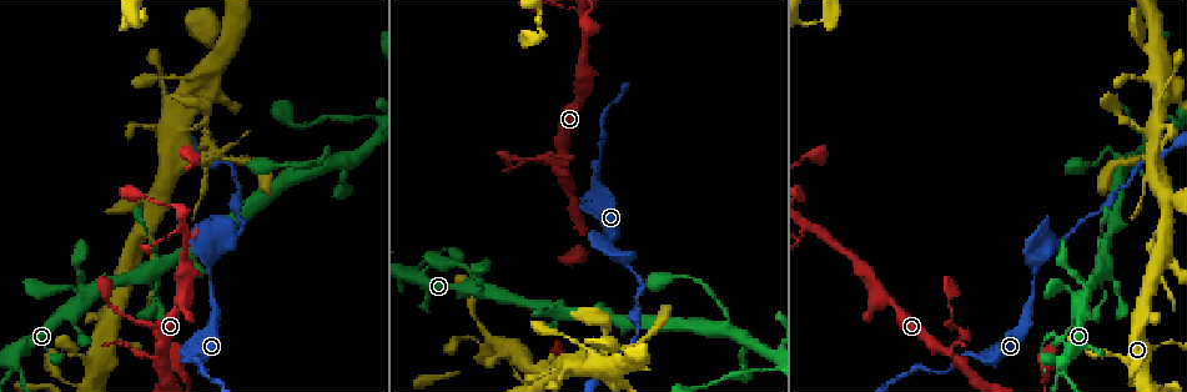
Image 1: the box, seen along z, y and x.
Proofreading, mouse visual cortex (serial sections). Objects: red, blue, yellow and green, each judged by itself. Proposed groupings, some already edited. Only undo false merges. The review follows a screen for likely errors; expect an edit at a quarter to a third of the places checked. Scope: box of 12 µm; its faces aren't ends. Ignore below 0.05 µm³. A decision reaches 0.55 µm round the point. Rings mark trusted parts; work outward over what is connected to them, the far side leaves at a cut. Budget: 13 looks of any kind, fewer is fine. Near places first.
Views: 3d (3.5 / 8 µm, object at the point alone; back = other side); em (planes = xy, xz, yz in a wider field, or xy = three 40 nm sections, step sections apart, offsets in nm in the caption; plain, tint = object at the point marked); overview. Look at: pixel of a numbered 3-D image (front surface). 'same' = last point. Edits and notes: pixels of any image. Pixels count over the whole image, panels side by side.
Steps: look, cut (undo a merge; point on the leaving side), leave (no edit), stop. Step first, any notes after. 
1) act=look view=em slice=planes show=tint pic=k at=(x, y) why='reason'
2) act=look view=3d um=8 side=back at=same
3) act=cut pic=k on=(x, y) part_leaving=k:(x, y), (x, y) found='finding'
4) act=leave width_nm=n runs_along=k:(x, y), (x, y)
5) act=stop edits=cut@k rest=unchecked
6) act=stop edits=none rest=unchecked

act=look view=3d um=3.5 pic=1 at=(10, 363) why='sharp bend'

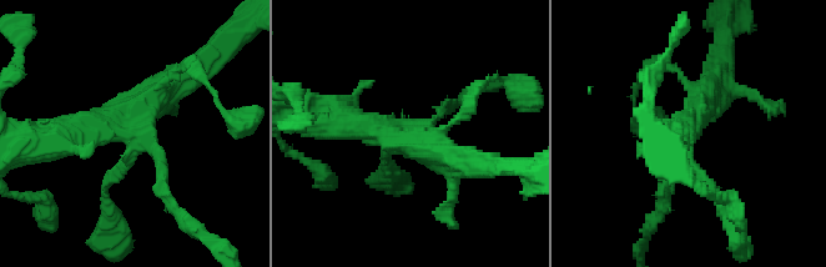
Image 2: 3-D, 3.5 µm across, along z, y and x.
act=leave runs_along=2:(186, 77), (132, 120), (132, 150), (106, 196) found='one cell here'

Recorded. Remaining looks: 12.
act=look view=3d um=3.5 pic=1 at=(477, 287) why='calibre changes'

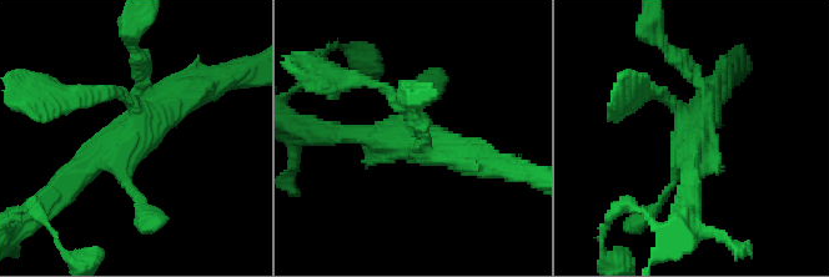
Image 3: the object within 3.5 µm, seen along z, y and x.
act=look view=em slice=xy step=1 show=tint pic=3 at=(689, 128)

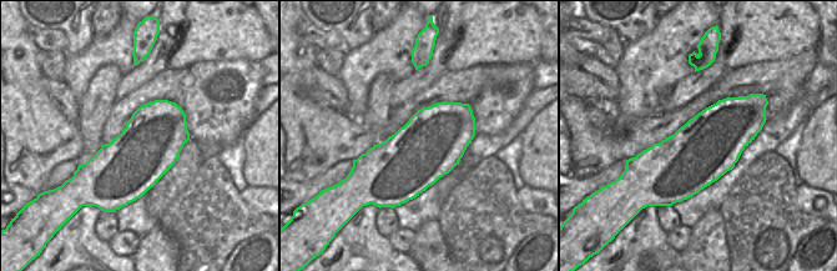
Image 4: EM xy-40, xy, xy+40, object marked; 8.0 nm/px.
act=leave runs_along=3:(74, 184), (192, 87), (204, 87) found='continuous, no second cell'

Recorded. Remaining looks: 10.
act=look view=3d um=8 side=back pic=1 at=(605, 355) why='sharp bend'

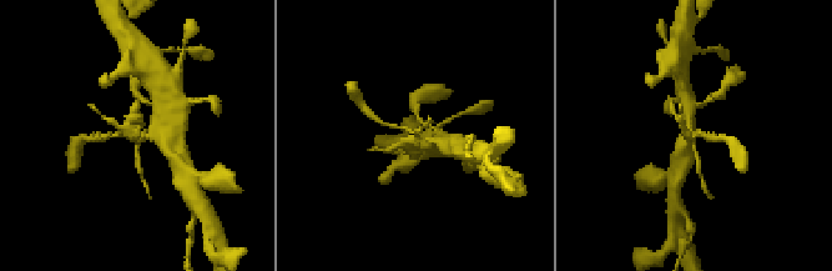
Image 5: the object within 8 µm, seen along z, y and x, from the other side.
act=look view=3d um=3.5 pic=5 at=(691, 137)

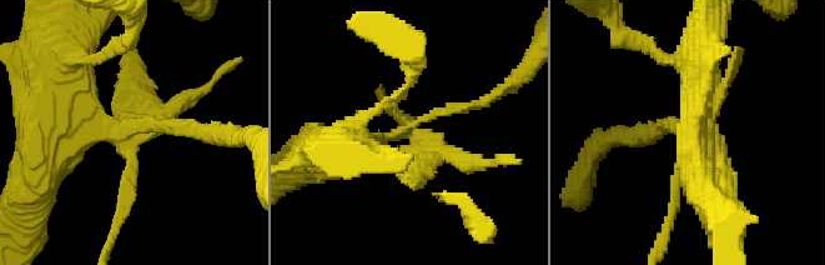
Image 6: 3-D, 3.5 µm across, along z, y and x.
act=look view=em slice=xy step=5 show=tint pic=6 at=(409, 132)

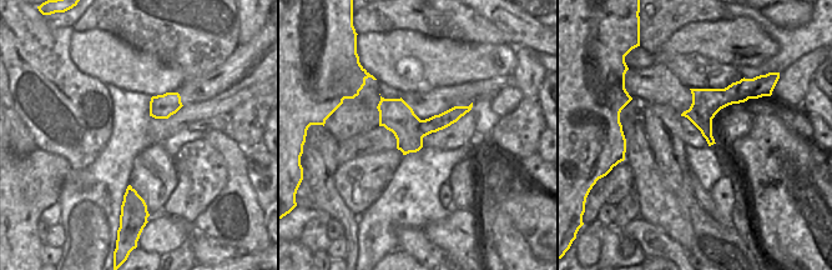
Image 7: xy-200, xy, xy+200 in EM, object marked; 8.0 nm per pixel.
act=leave runs_along=6:(337, 150), (479, 105) found='all the same cell'

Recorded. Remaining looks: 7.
act=look view=3d um=3.5 pic=1 at=(640, 276) why='calibre changes'

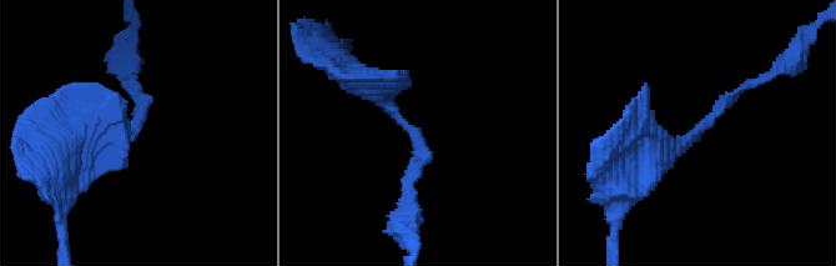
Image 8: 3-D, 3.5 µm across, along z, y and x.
act=leave arm_widths_nm=150,300 runs_along=8:(646, 174), (755, 81) found='all the same cell'

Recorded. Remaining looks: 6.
act=look view=3d um=3.5 side=back pic=1 at=(948, 351) why='a fork'

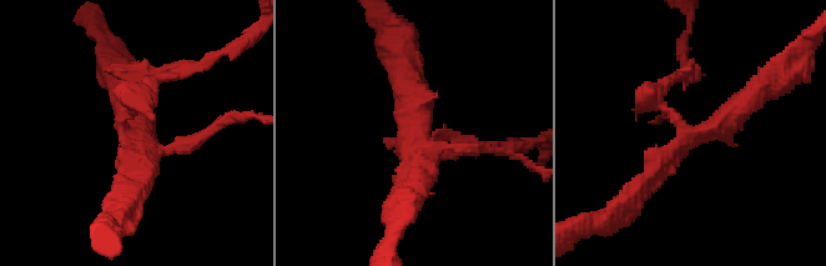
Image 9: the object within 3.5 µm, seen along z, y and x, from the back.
act=look view=em slice=planes show=tint pic=9 at=(137, 137)

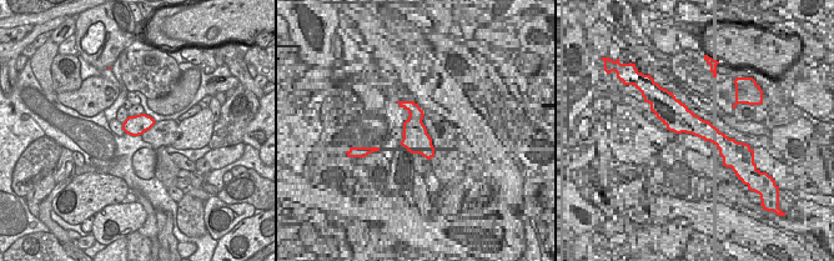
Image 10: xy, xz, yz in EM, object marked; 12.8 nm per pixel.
act=leave runs_along=9:(757, 90), (635, 190) found='continuous, no second cell'

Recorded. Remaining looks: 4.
act=stop edits=none rest=unchecked

